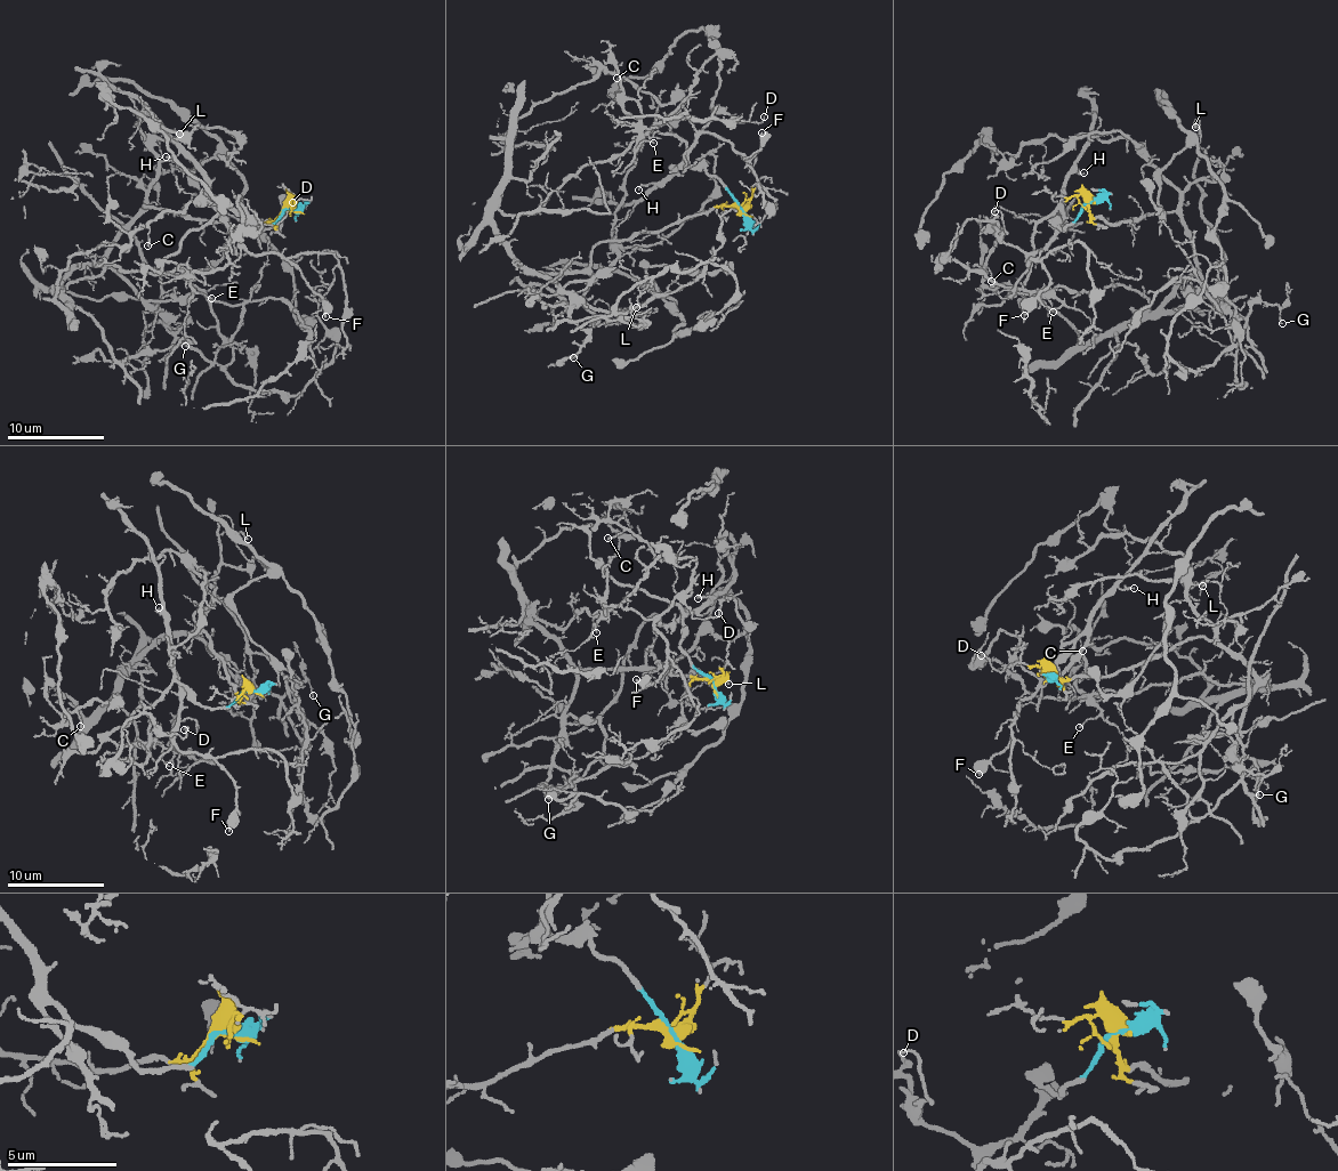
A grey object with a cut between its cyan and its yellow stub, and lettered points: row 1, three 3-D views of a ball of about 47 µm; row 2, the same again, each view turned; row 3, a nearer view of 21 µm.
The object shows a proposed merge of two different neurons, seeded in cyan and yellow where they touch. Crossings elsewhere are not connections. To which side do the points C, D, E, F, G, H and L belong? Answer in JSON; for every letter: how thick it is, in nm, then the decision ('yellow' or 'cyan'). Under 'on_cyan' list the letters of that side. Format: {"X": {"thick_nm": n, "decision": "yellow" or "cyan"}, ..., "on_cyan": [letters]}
{"C": {"thick_nm": 100, "decision": "yellow"}, "D": {"thick_nm": 100, "decision": "cyan"}, "E": {"thick_nm": 100, "decision": "cyan"}, "F": {"thick_nm": 280, "decision": "cyan"}, "G": {"thick_nm": 100, "decision": "yellow"}, "H": {"thick_nm": 110, "decision": "cyan"}, "L": {"thick_nm": 120, "decision": "yellow"}, "on_cyan": ["D", "E", "F", "H"]}

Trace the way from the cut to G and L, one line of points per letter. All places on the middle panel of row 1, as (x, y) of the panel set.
G: (741, 209), (598, 242), (581, 271), (535, 271), (569, 297), (569, 316), (586, 333), (573, 356)
L: (741, 209), (722, 206), (658, 231), (598, 242), (595, 277), (581, 299), (602, 323), (614, 306), (637, 308)

